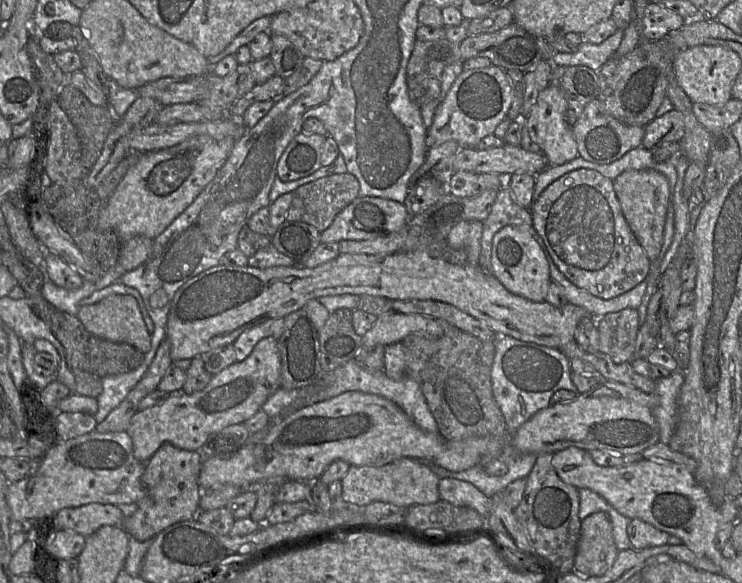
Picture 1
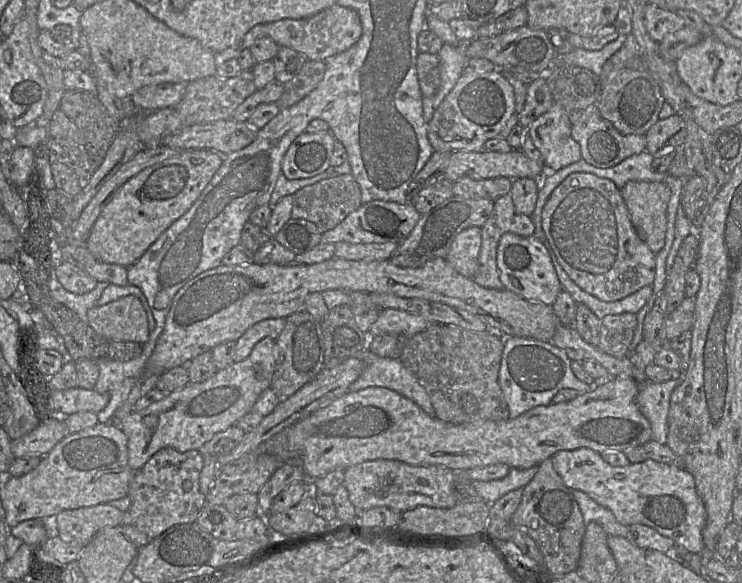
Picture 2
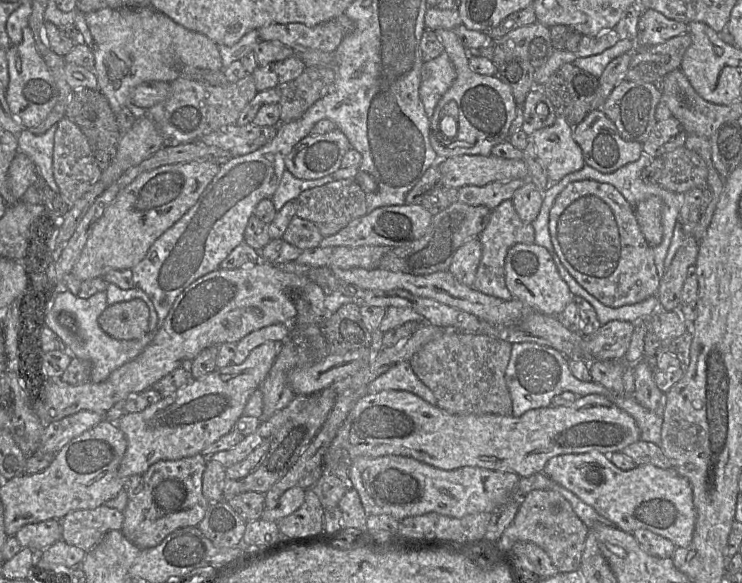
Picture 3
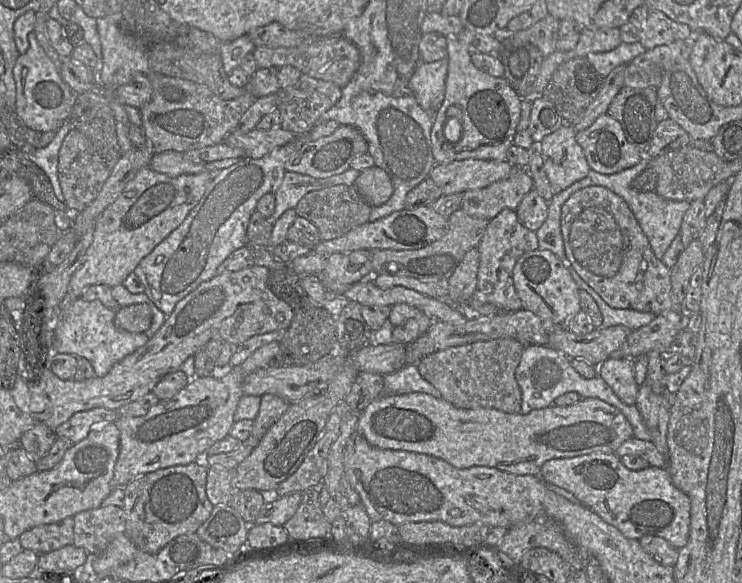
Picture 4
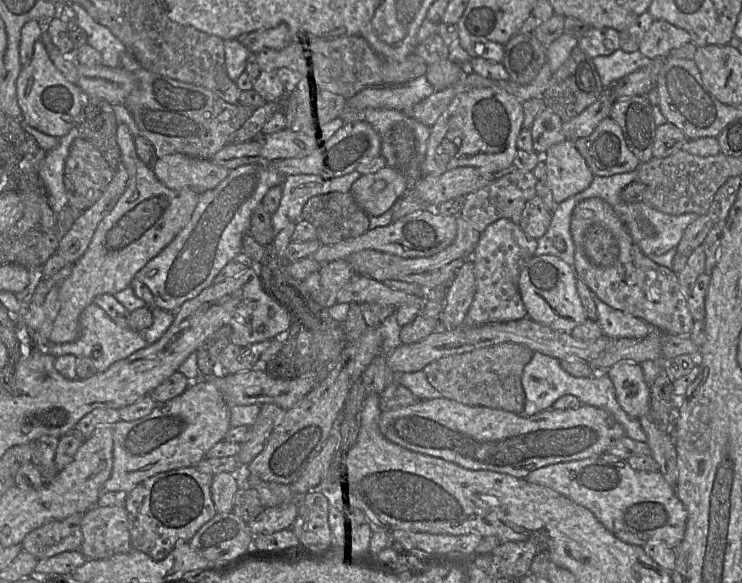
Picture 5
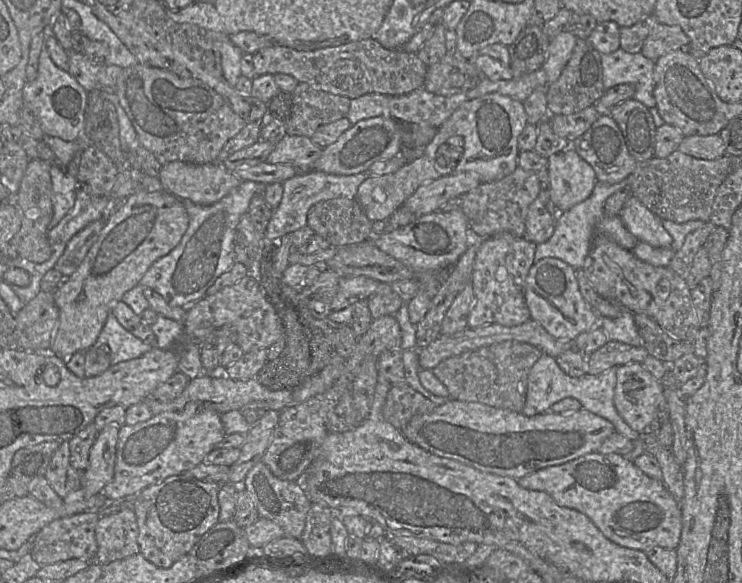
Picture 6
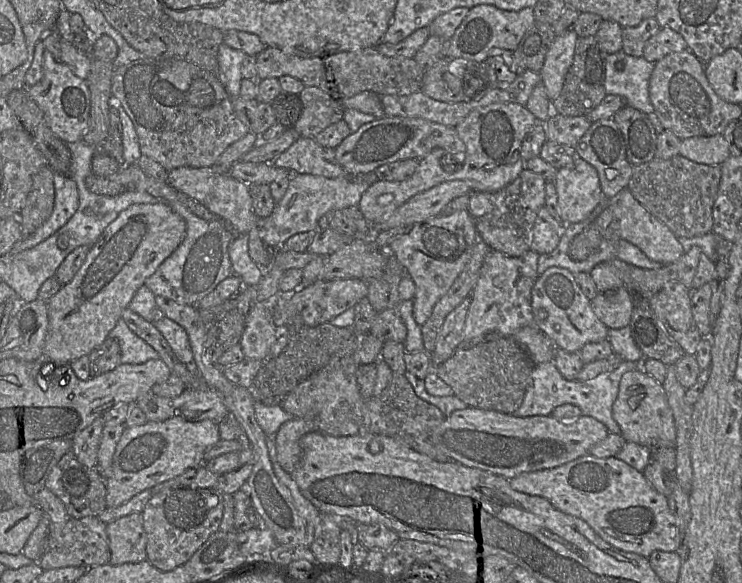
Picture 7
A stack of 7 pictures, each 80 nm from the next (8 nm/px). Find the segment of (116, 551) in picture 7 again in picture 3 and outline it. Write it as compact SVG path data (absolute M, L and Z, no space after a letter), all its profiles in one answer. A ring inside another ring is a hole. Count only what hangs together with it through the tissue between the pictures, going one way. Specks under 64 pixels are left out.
M101 505L95 509L75 510L61 519L62 540L89 552L111 530L120 530L123 512Z

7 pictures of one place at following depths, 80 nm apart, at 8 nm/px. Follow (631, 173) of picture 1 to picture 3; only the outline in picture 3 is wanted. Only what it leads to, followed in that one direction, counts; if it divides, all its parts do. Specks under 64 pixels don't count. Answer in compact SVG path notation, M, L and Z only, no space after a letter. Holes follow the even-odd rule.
M651 196L634 207L636 220L650 247L656 247L662 241L662 207L663 202L658 196Z

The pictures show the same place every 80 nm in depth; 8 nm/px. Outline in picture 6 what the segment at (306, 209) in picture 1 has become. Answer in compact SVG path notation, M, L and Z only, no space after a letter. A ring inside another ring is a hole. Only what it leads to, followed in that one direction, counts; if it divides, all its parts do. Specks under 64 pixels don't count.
M344 197L316 203L307 216L314 233L337 247L370 239L372 223L356 199Z

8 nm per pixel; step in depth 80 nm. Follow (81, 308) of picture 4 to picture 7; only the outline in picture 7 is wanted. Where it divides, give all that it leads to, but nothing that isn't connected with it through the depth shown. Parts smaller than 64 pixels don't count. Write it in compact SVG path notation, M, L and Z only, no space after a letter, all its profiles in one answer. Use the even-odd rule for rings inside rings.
M122 318L110 331L108 338L115 339L119 343L121 364L143 364L160 358L155 349L131 331Z

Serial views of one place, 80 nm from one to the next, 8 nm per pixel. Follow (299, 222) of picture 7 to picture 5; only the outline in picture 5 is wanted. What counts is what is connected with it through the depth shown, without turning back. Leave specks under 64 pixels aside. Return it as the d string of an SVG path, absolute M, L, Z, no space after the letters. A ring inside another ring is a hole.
M356 170L340 177L324 179L317 175L289 175L284 177L282 195L277 210L271 216L274 237L290 222L302 219L302 209L313 196L330 192L351 193L353 183L361 176Z

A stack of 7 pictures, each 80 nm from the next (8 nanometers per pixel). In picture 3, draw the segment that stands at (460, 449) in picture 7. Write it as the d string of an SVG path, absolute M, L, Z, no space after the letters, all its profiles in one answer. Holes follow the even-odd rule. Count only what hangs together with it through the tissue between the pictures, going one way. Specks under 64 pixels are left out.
M385 390L367 393L357 401L331 442L324 456L324 463L326 471L331 473L332 467L340 459L353 461L358 457L399 455L444 470L471 466L515 473L522 478L543 472L548 460L557 455L591 451L604 454L621 452L638 440L640 440L640 430L635 420L601 394L578 396L571 404L531 409L515 417L498 414L453 415L436 405L429 404L413 393Z

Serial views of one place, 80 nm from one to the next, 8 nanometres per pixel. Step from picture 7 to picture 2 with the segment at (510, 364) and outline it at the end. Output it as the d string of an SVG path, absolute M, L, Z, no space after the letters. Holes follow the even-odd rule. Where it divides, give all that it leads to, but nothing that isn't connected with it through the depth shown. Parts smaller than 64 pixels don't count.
M430 324L423 332L405 339L399 359L428 394L435 417L454 425L482 420L507 420L509 411L498 382L504 338L492 331L472 332L456 325Z

